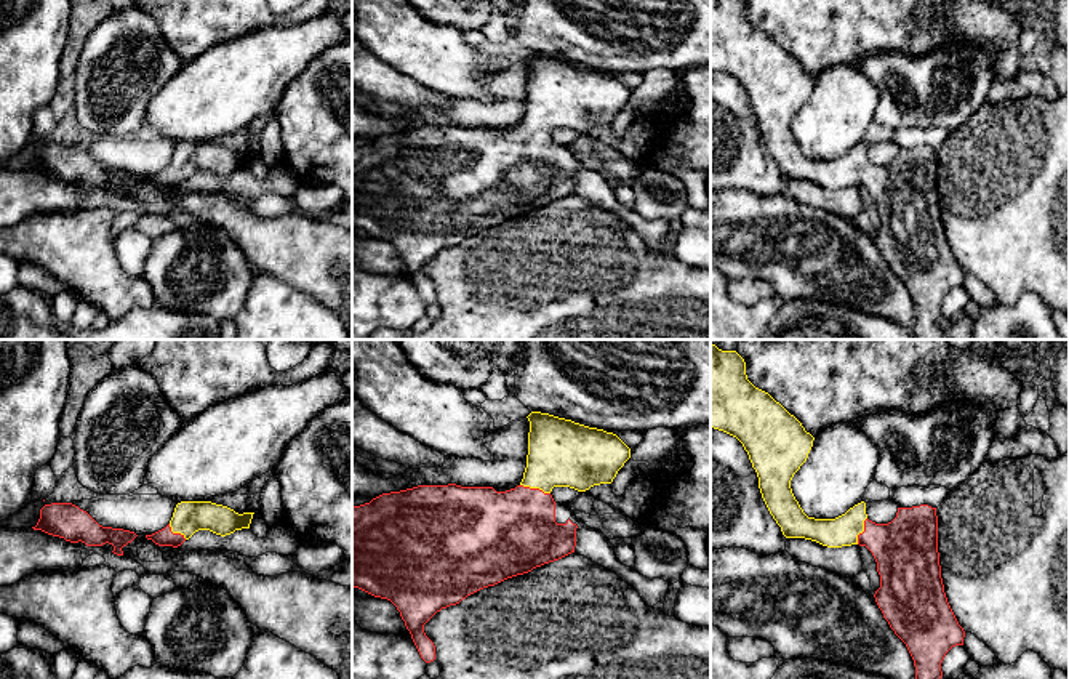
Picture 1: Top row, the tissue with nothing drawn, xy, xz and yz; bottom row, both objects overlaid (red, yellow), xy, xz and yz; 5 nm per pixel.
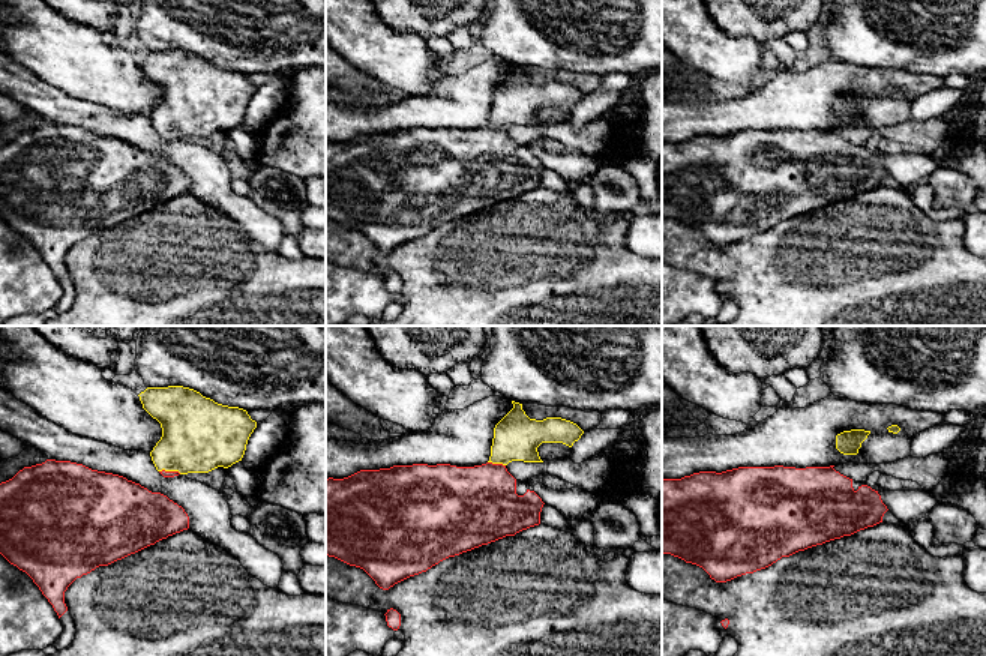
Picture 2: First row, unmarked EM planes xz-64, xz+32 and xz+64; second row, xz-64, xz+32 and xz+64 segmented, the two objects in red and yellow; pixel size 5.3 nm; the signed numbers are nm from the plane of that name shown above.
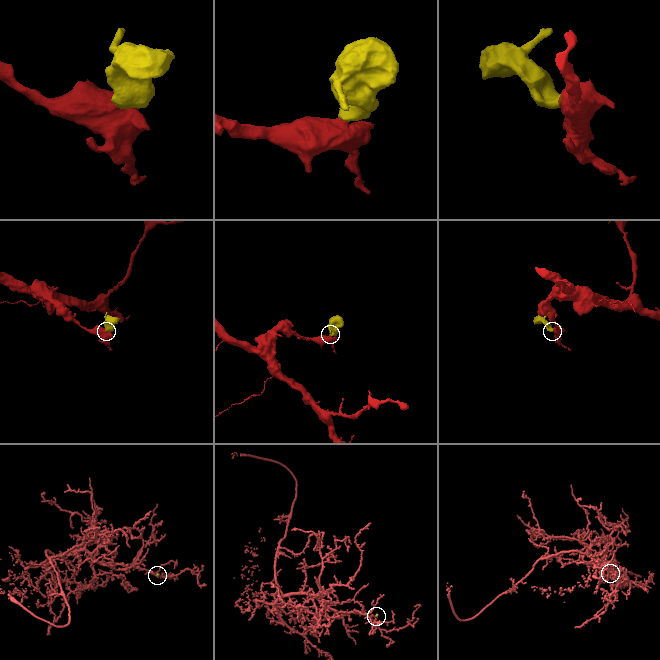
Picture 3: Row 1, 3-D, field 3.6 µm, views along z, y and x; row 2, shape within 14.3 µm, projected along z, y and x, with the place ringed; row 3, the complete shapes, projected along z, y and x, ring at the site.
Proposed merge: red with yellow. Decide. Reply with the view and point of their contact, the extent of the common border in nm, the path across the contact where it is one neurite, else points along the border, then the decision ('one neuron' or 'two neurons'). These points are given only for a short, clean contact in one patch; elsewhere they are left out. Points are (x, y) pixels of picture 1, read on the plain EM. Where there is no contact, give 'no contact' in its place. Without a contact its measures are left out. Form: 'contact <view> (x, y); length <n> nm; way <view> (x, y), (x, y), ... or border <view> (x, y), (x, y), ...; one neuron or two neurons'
contact xz (535, 130); length 160 nm; way xz (512, 173), (524, 162), (535, 130), (540, 117), (560, 93); one neuron

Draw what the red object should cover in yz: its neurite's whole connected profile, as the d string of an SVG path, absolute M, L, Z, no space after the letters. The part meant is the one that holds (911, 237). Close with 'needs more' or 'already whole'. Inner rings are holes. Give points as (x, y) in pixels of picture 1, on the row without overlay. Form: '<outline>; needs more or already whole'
M711 0L711 69L743 85L757 114L762 139L786 179L805 179L827 189L859 186L872 194L880 216L875 243L914 301L915 322L911 333L915 340L947 340L939 325L941 304L952 288L963 287L965 272L944 234L936 149L898 149L888 165L869 162L864 143L835 160L808 159L792 135L791 122L807 102L815 78L779 43L747 21L744 0Z; needs more

